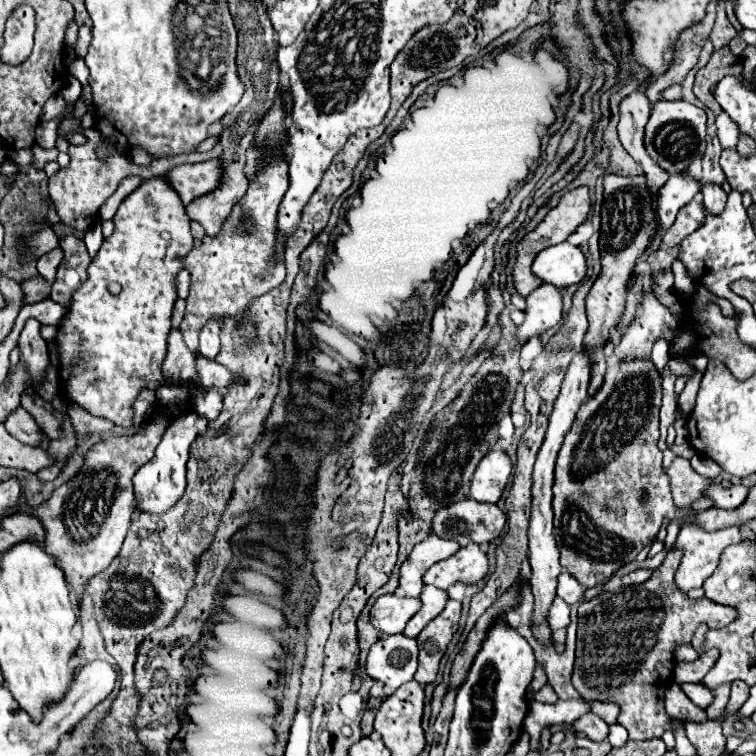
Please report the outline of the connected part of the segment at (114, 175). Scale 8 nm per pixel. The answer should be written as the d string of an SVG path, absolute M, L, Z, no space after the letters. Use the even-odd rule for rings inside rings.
M82 124L82 132L88 138L88 142L82 144L82 146L70 146L68 148L70 164L66 168L58 170L58 174L54 174L52 178L48 179L50 198L54 206L56 206L56 212L58 212L60 220L66 226L72 226L72 228L76 228L80 232L82 230L88 230L96 222L100 206L116 192L116 188L118 188L118 184L120 184L122 178L126 178L130 174L138 174L140 178L156 178L156 176L164 176L170 168L174 168L178 164L204 162L204 160L208 160L208 158L214 156L214 152L206 152L206 154L180 154L180 156L170 156L170 158L154 160L148 168L146 166L132 164L128 158L124 158L120 154L112 154L108 160L98 160L96 148L102 142L100 132L96 132L94 128L90 128L86 124Z

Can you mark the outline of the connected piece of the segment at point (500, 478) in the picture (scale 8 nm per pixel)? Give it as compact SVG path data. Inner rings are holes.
M490 450L474 472L472 486L470 486L470 498L478 502L496 504L504 488L508 486L510 476L512 476L512 462L508 454L502 450Z

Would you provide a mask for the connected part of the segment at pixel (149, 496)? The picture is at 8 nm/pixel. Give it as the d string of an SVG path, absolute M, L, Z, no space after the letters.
M188 410L188 412L182 412L180 416L176 416L172 420L170 428L166 428L162 442L156 448L154 460L144 464L134 474L132 484L136 490L136 510L148 512L148 514L160 514L160 512L166 512L168 508L172 508L180 500L180 496L186 490L186 462L190 456L190 446L198 438L196 420L198 420L198 414L194 410Z

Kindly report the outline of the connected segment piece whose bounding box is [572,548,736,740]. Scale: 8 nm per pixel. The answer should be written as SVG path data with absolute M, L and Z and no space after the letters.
M672 548L666 556L666 560L652 572L652 576L642 582L640 586L620 586L616 590L604 590L600 592L596 598L592 600L586 600L578 606L578 644L576 644L576 664L574 664L574 676L572 676L572 684L574 688L580 692L582 698L586 700L598 700L598 702L614 702L620 706L620 716L618 716L618 724L622 724L628 734L630 734L630 740L652 740L652 738L660 738L666 730L672 730L672 718L666 714L666 708L664 708L664 692L666 688L672 684L672 672L674 672L674 650L678 644L688 644L694 636L694 630L698 628L700 622L706 622L710 628L724 628L728 626L734 618L736 618L736 610L732 606L722 606L722 604L716 604L712 600L706 600L706 598L700 598L700 600L692 600L688 598L684 592L680 592L674 584L674 574L680 566L680 560L682 560L682 552Z

